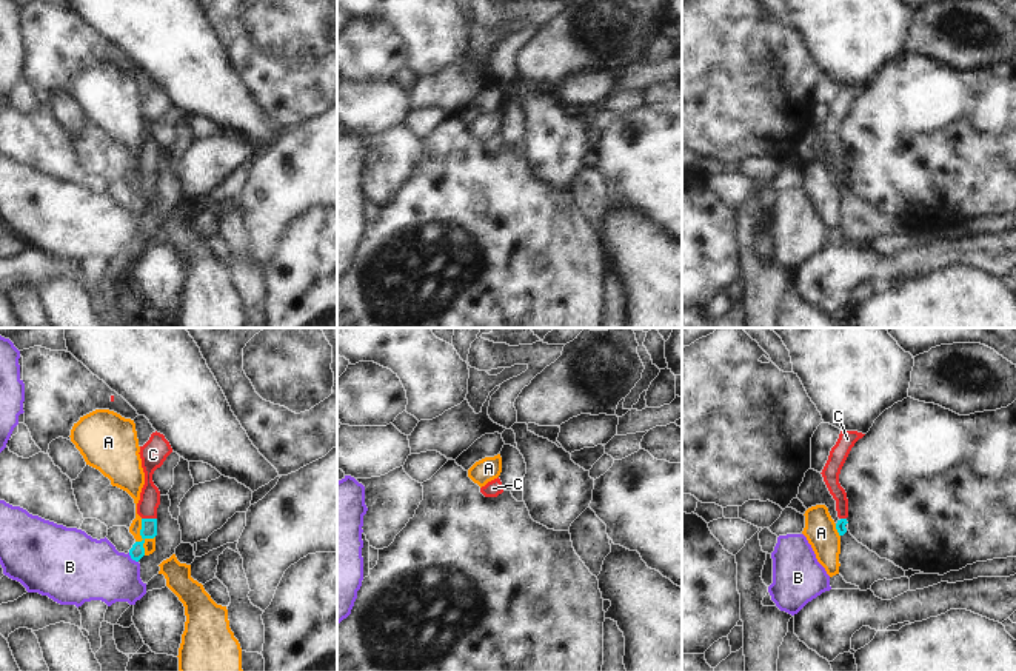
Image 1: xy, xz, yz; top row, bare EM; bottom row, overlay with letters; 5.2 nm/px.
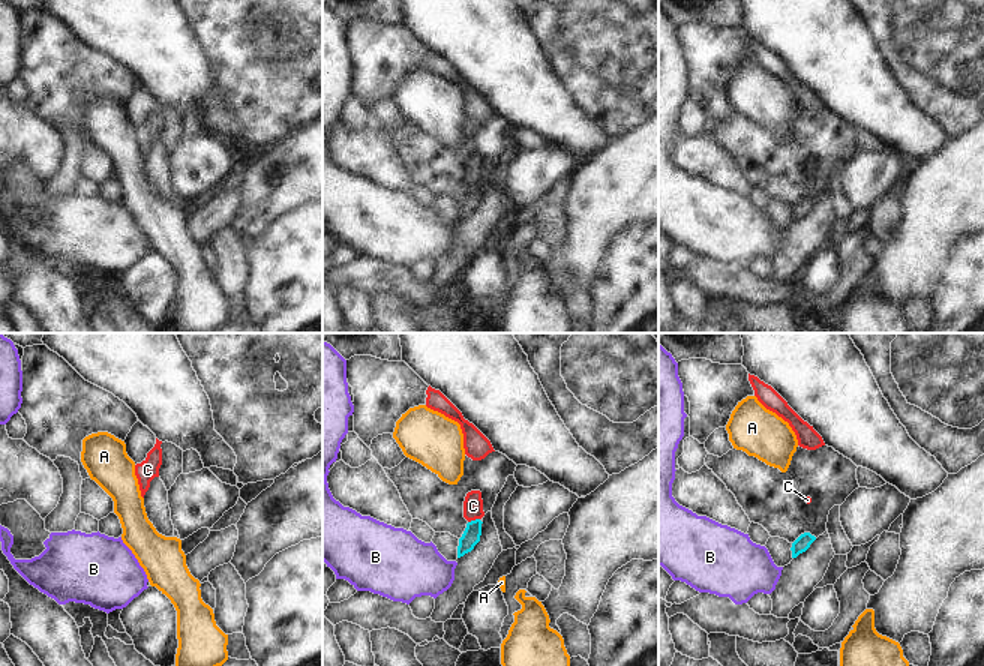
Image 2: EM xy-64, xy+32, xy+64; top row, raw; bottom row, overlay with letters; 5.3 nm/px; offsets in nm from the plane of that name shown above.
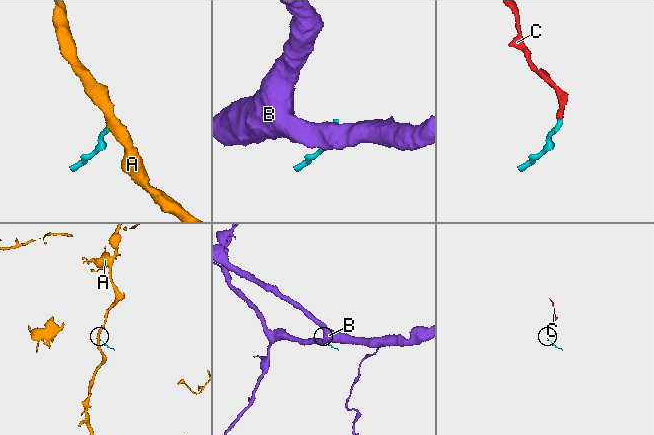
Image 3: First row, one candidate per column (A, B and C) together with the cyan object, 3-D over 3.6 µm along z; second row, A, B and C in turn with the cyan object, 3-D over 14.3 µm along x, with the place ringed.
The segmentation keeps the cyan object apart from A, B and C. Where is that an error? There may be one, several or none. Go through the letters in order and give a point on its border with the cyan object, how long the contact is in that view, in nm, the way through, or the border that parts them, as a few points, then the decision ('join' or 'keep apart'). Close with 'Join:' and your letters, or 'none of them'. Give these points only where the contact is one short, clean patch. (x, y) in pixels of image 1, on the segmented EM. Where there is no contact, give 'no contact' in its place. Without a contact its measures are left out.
A: meets cyan in xy at (142, 537); contact 190 nm long; border along xy (140, 519), (140, 537), (145, 554); keep apart
B: meets cyan in xy at (133, 559); contact 80 nm long; border along xy (128, 553), (137, 562); keep apart
C: meets cyan in xy at (150, 519); contact 80 nm long; runs through xy (148, 530), (150, 519), (150, 497); join
Join: C

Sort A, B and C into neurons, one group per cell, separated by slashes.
A / B / C

